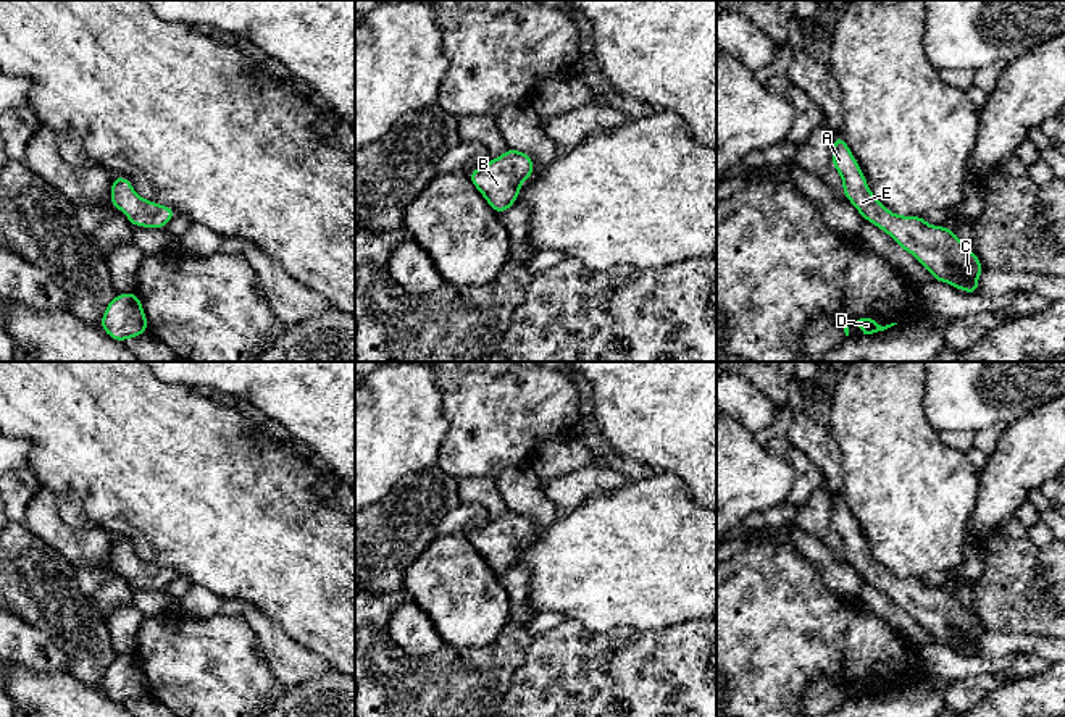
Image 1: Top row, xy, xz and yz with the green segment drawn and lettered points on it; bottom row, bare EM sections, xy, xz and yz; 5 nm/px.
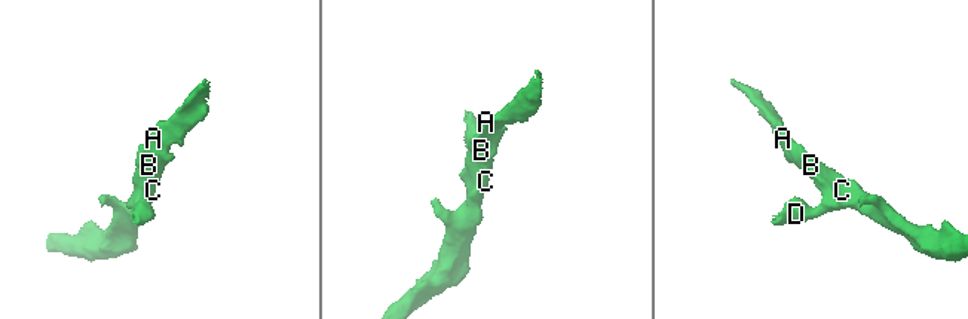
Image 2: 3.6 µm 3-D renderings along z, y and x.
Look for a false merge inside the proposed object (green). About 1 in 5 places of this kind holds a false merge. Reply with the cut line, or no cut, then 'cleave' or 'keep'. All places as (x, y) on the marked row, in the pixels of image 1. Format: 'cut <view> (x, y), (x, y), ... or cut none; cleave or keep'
cut none; keep

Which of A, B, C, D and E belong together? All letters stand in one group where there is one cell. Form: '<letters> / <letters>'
A B C D E

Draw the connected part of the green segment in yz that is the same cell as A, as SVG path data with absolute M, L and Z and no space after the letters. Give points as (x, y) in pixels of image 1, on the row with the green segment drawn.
M842 134L833 136L831 163L842 178L842 192L865 221L889 234L899 249L912 254L933 276L958 291L979 294L976 278L986 270L976 254L949 226L931 226L925 216L896 215L870 191L858 161Z

